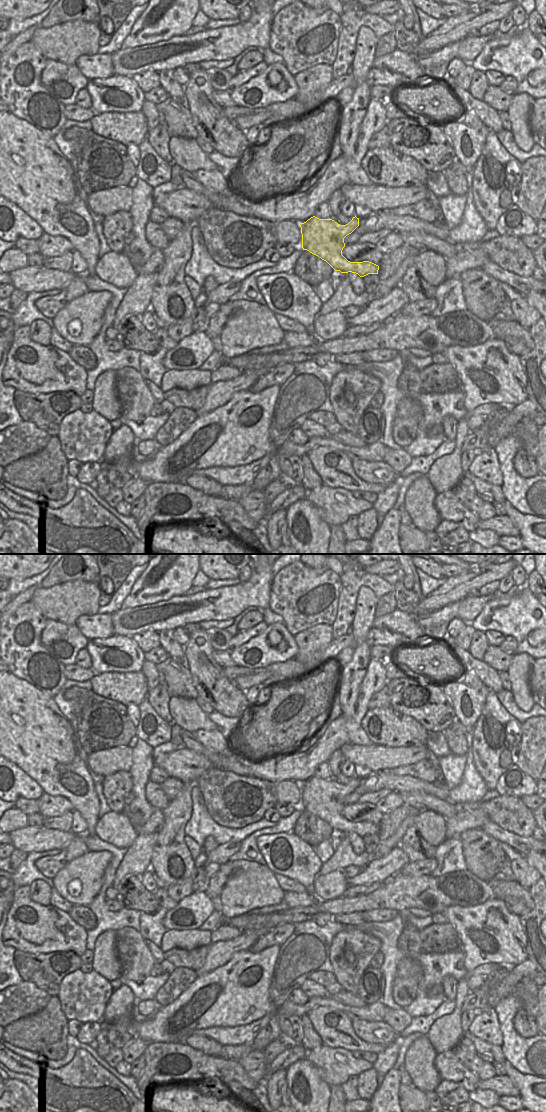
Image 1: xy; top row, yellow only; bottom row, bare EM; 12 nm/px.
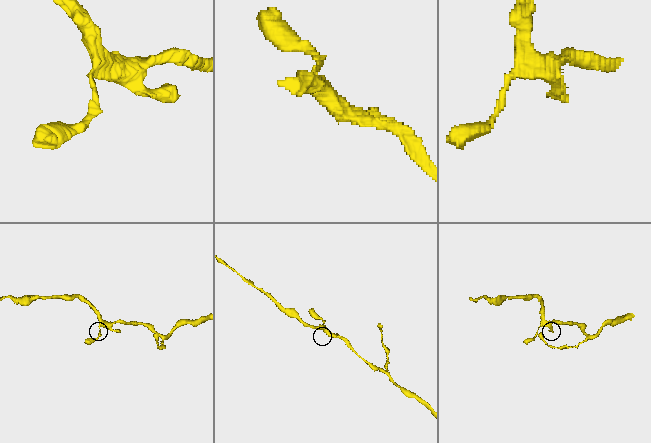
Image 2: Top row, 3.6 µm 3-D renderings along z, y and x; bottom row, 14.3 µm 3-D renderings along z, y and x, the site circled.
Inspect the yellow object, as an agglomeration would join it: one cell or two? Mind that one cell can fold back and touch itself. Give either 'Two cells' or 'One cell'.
One cell.

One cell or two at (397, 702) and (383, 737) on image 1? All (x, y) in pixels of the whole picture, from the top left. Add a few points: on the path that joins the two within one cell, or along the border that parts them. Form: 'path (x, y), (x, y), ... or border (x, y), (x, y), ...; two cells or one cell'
border (389, 706), (398, 712), (411, 716), (415, 720); two cells

